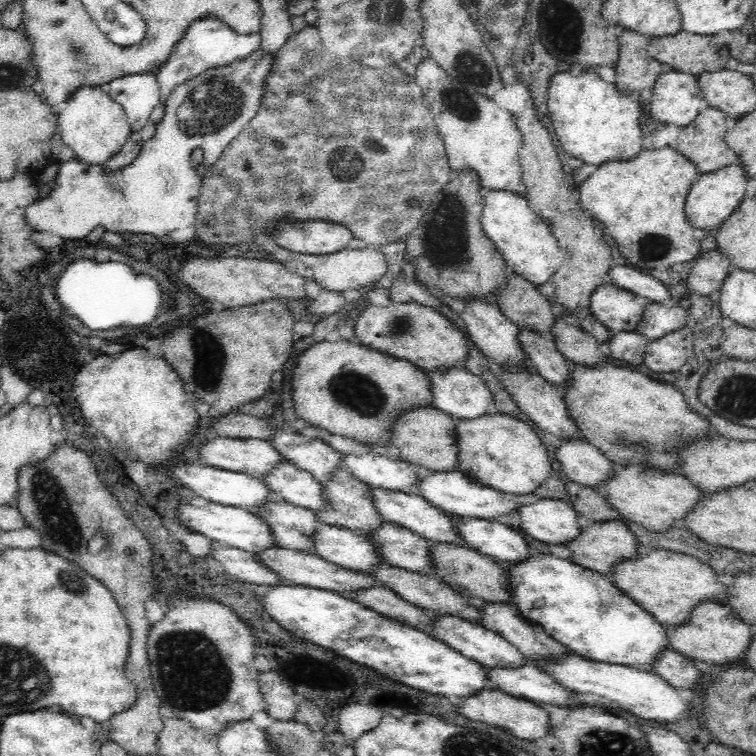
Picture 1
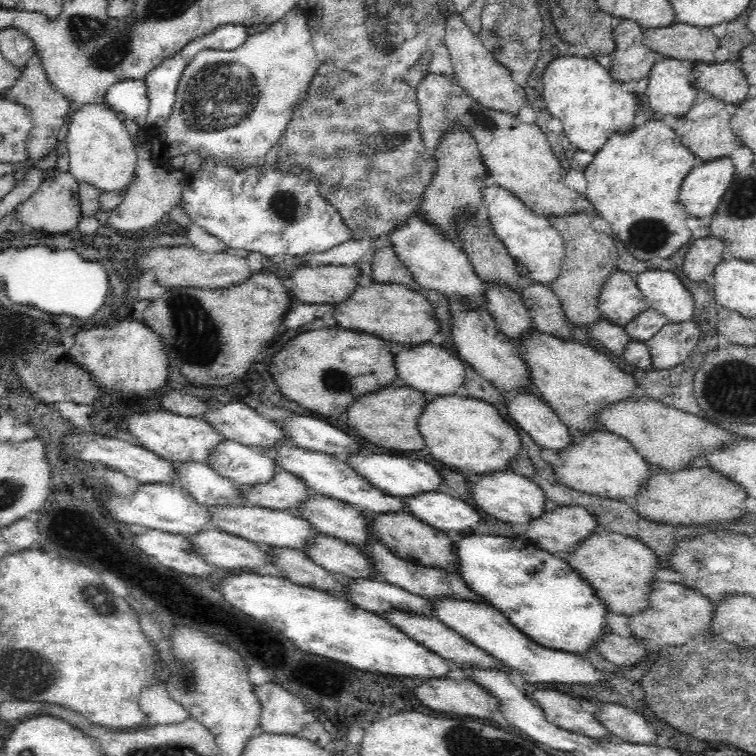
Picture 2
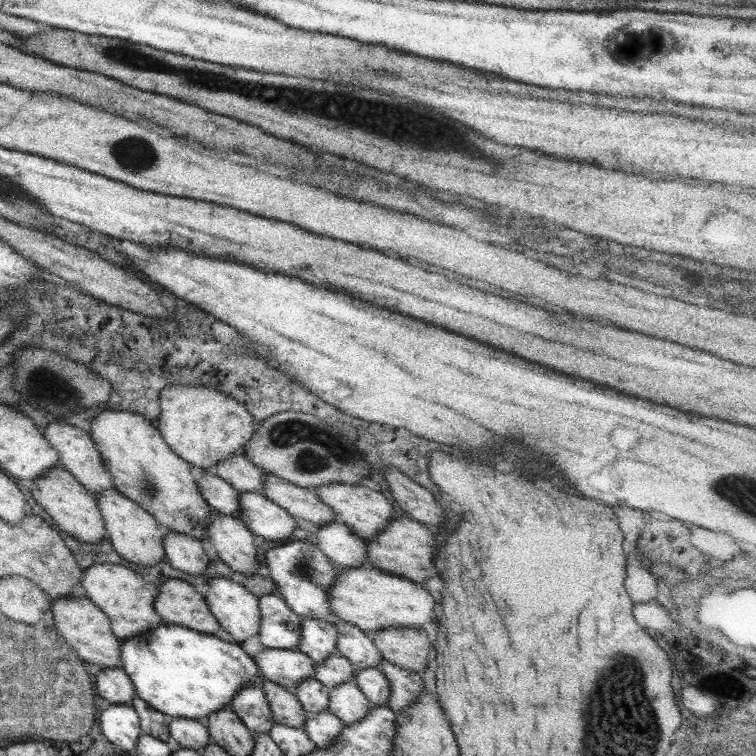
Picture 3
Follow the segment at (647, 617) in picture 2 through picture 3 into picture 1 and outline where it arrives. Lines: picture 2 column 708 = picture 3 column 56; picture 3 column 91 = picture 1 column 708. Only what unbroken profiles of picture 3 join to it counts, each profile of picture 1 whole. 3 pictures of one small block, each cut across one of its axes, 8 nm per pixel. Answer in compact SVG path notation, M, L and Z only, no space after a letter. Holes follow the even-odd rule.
M715 602L698 604L693 616L690 616L690 620L686 620L686 624L670 627L669 630L672 650L715 667L744 661L744 656L750 650L753 636L751 625L740 619L729 604L720 605Z

